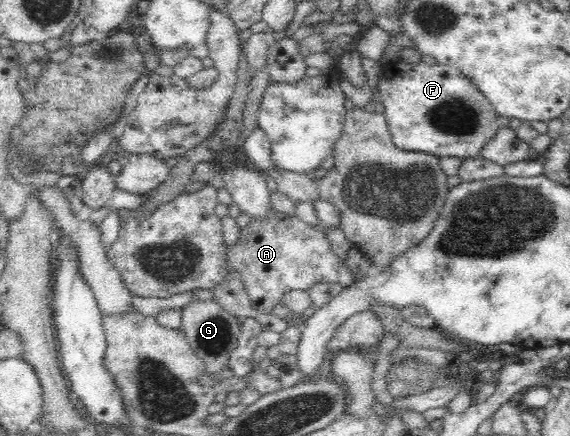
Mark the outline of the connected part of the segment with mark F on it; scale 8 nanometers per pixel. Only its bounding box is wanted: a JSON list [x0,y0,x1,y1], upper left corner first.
[376,61,500,158]

